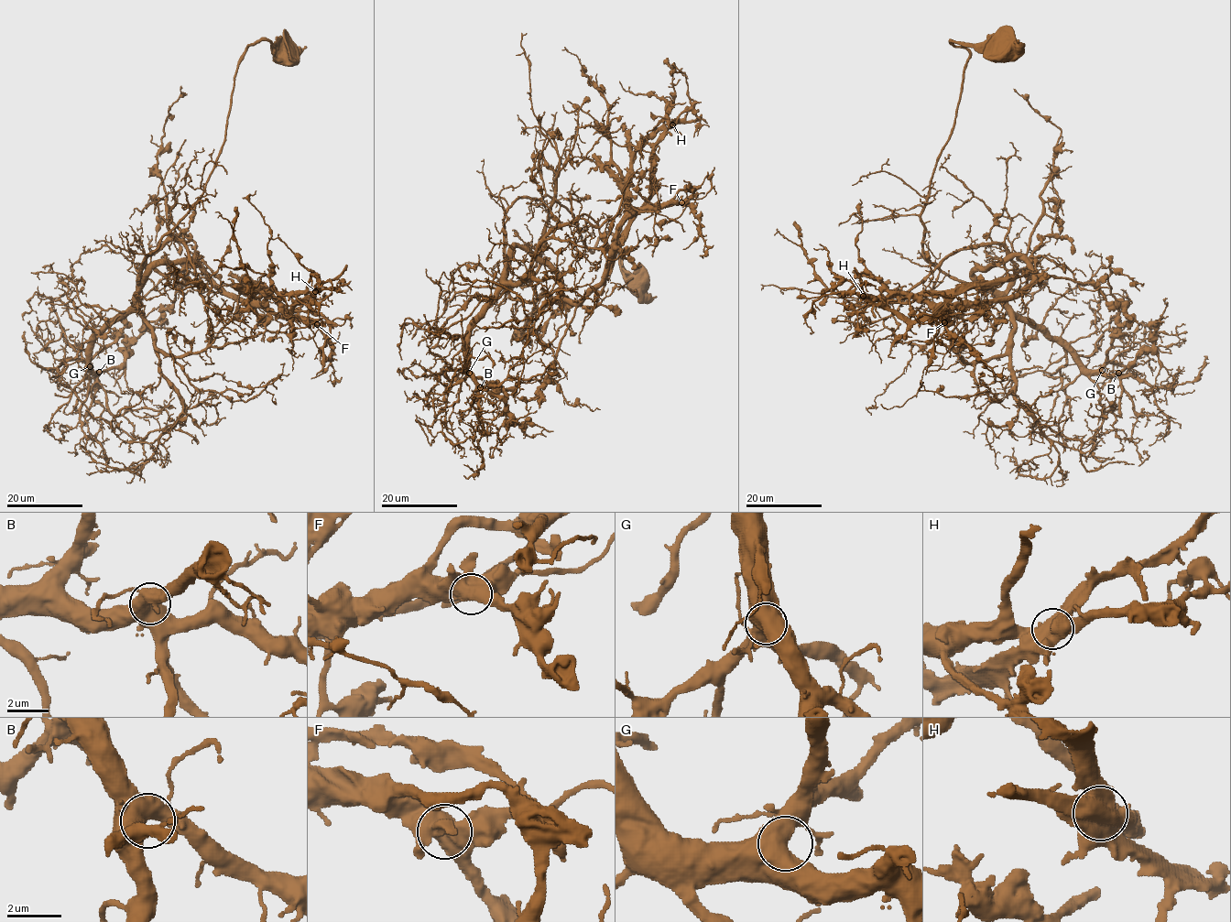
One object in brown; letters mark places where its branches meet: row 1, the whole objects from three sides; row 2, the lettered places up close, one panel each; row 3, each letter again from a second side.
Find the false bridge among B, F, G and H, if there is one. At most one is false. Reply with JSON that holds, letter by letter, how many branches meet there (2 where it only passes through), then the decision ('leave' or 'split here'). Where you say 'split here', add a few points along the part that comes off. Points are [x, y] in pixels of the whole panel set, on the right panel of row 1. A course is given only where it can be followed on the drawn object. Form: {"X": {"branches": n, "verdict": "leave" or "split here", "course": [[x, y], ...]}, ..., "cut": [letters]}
{"B": {"branches": 3, "verdict": "leave"}, "F": {"branches": 3, "verdict": "leave"}, "G": {"branches": 3, "verdict": "leave"}, "H": {"branches": 3, "verdict": "split here", "course": [[864, 295], [885, 309], [919, 319], [935, 315], [970, 287], [1038, 270]]}, "cut": ["H"]}

